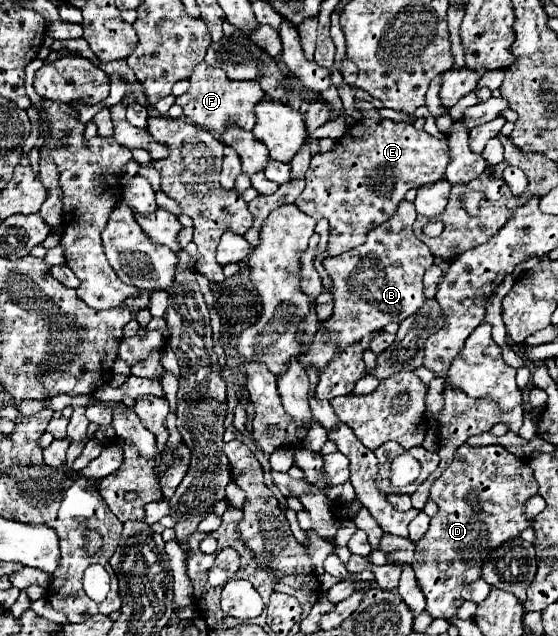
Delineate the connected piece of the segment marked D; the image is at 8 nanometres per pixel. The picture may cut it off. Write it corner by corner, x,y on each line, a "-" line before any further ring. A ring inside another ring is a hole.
459,446
449,468
431,486
431,500
439,510
431,518
427,534
415,544
413,570
427,598
427,612
433,618
457,614
457,608
463,604
463,586
481,574
481,552
489,552
517,538
521,530
531,526
525,518
523,504
537,494
537,488
529,464
503,446

